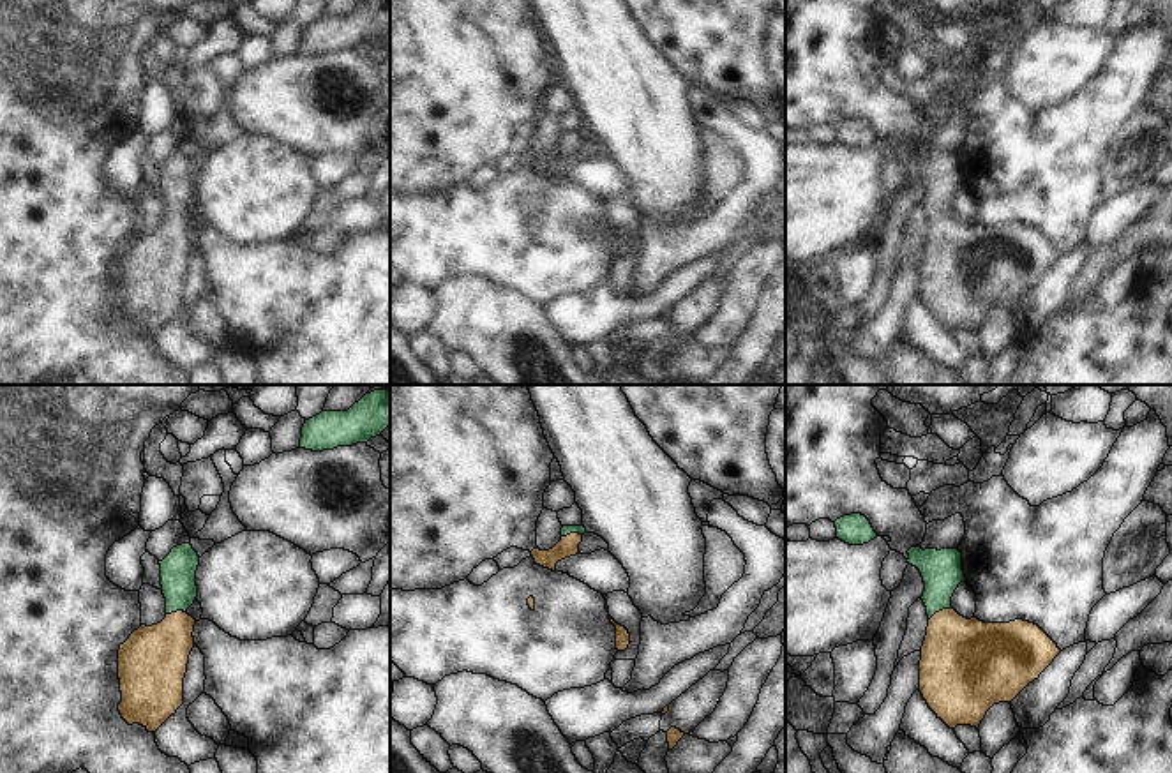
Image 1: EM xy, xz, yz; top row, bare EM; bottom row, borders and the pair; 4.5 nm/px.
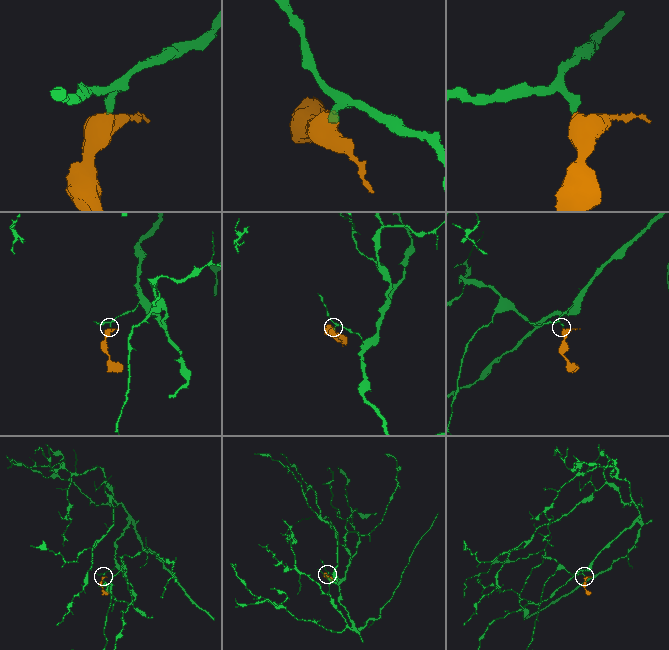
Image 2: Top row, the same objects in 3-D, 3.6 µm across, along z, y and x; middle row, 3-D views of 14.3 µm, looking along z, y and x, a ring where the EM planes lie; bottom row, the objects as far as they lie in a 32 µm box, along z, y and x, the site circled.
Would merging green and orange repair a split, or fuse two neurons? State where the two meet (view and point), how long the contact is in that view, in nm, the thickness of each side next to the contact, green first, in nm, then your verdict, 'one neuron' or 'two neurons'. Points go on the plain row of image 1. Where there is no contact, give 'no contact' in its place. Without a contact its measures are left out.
meets green in yz at (939, 214); contact 120 nm long; 190 nm thick on the green side, 380 nm on the other; one neuron

